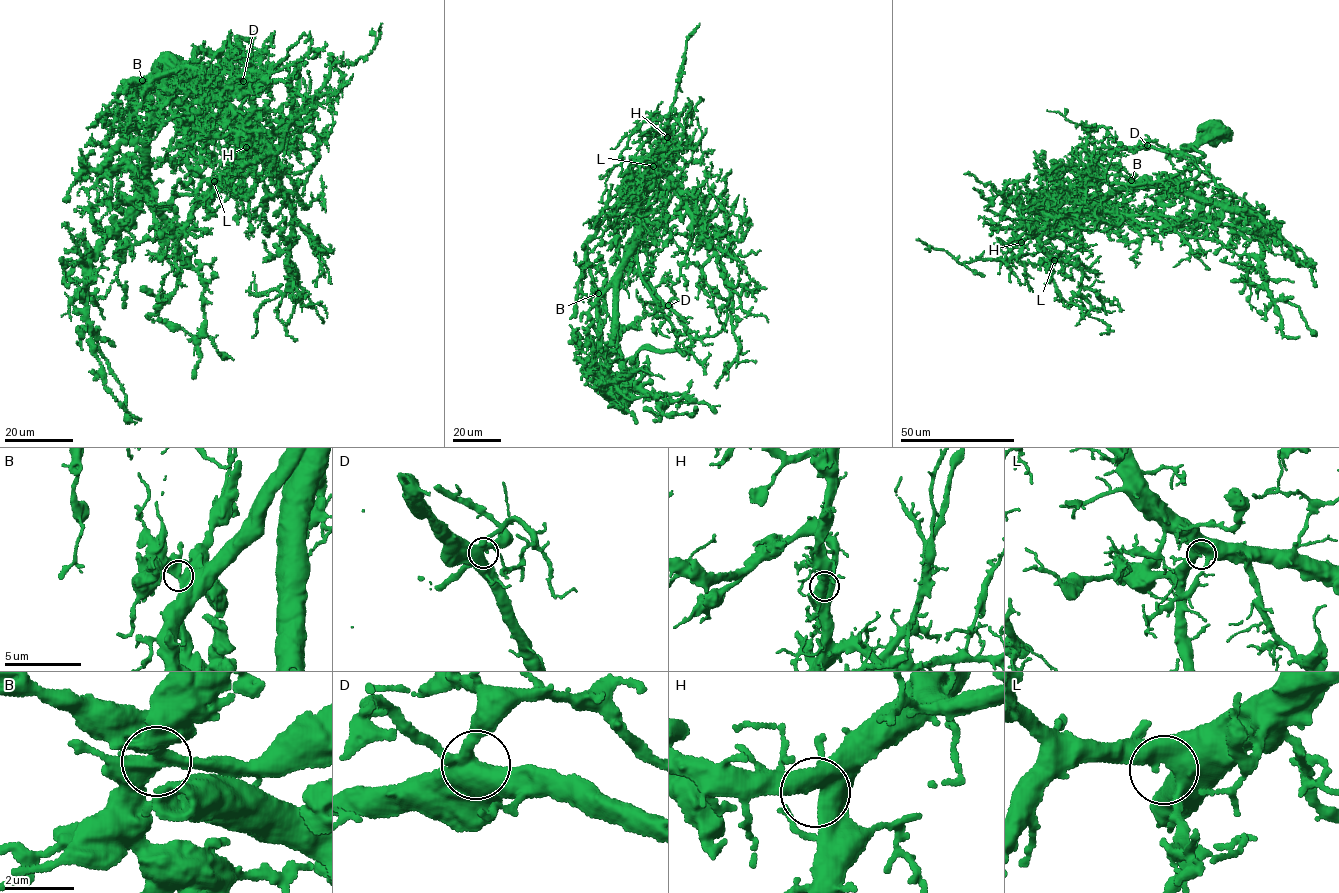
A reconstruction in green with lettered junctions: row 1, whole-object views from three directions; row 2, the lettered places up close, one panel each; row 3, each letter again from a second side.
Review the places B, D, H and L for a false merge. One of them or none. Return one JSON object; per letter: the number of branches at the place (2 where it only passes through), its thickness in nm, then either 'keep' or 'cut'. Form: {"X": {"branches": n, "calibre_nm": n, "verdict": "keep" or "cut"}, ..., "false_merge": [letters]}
{"B": {"branches": 3, "calibre_nm": 460, "verdict": "keep"}, "D": {"branches": 3, "calibre_nm": 480, "verdict": "keep"}, "H": {"branches": 3, "calibre_nm": 440, "verdict": "keep"}, "L": {"branches": 3, "calibre_nm": 480, "verdict": "keep"}, "false_merge": []}

